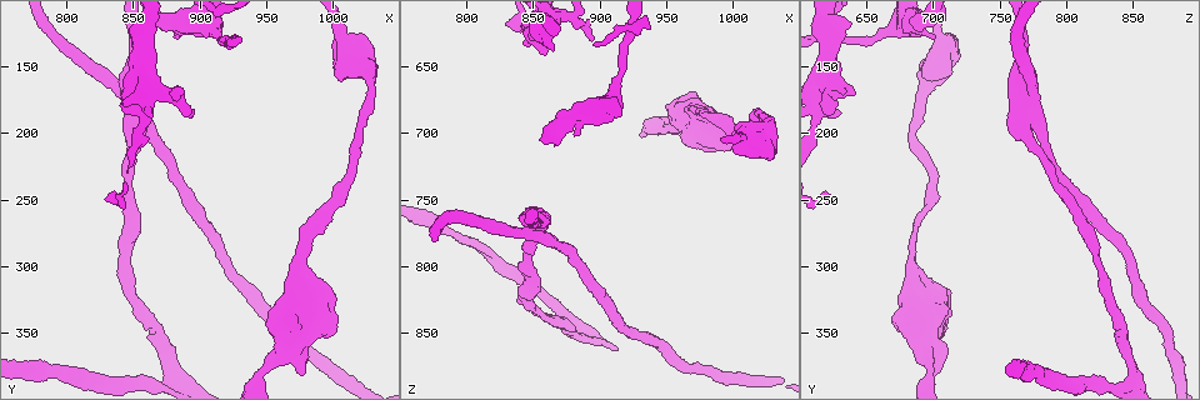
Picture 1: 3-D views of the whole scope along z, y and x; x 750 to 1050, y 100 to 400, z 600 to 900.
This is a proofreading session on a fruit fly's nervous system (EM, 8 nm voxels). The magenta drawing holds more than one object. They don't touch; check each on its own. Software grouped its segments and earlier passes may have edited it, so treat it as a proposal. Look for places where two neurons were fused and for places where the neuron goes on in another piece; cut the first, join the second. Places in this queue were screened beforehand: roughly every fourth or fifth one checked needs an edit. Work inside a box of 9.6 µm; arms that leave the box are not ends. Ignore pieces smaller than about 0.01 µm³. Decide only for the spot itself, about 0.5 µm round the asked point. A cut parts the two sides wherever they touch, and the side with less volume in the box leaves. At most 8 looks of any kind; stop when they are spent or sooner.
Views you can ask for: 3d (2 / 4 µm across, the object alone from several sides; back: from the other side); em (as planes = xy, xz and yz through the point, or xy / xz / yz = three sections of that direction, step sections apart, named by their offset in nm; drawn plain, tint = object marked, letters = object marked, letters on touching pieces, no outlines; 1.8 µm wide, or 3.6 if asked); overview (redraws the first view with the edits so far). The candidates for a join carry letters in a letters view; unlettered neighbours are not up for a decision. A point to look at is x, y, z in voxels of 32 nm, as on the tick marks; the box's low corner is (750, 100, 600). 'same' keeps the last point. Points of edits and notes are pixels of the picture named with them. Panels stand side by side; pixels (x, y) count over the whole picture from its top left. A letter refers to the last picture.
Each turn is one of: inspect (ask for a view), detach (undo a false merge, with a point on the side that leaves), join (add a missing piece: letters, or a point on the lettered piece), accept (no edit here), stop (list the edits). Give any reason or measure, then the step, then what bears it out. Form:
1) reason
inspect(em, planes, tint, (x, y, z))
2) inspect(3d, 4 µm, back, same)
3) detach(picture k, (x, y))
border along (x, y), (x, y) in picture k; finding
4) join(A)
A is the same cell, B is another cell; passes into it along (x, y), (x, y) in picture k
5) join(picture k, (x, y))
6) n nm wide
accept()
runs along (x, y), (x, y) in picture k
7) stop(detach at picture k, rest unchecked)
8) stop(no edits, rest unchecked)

thick turns thin
inspect(3d, 4 µm, (974, 308, 686))

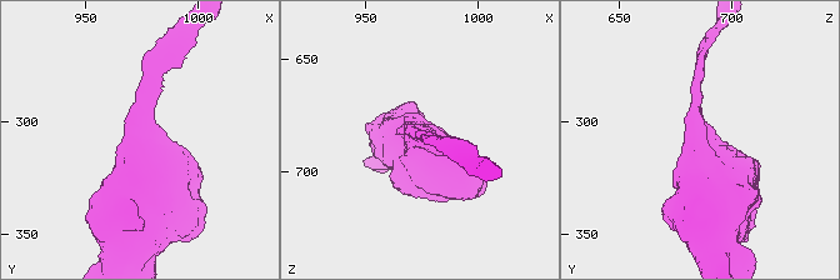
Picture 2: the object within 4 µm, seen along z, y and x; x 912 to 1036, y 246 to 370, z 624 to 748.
now the EM
inspect(em, 3.6 µm, planes, letters, (973, 309, 685))

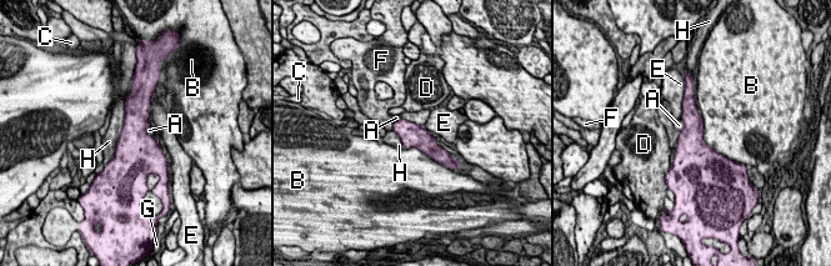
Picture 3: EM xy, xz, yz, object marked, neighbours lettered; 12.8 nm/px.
300 nm wide
accept()
A, B, C, D, E, F, G and H are other cells; border along (681, 119), (684, 126), (680, 130) in picture 3; continuous, no second neuron

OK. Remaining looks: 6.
branch stops here
inspect(em, planes, letters, (844, 166, 632))

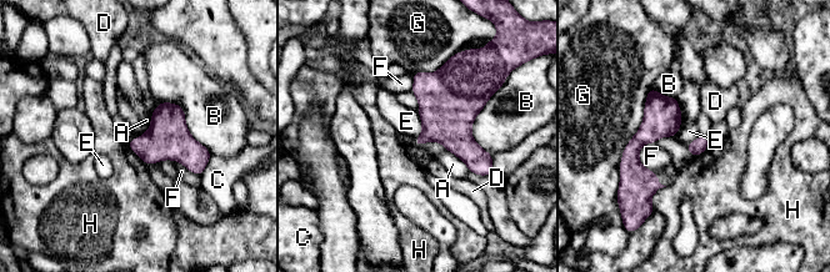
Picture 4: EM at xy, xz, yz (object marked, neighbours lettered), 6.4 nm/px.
accept()
A, B, C, D, E, F, G and H are other cells; border along (418, 112), (421, 132), (414, 139) in picture 4; none of them fits

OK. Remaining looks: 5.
stop(no edits, rest unchecked)

